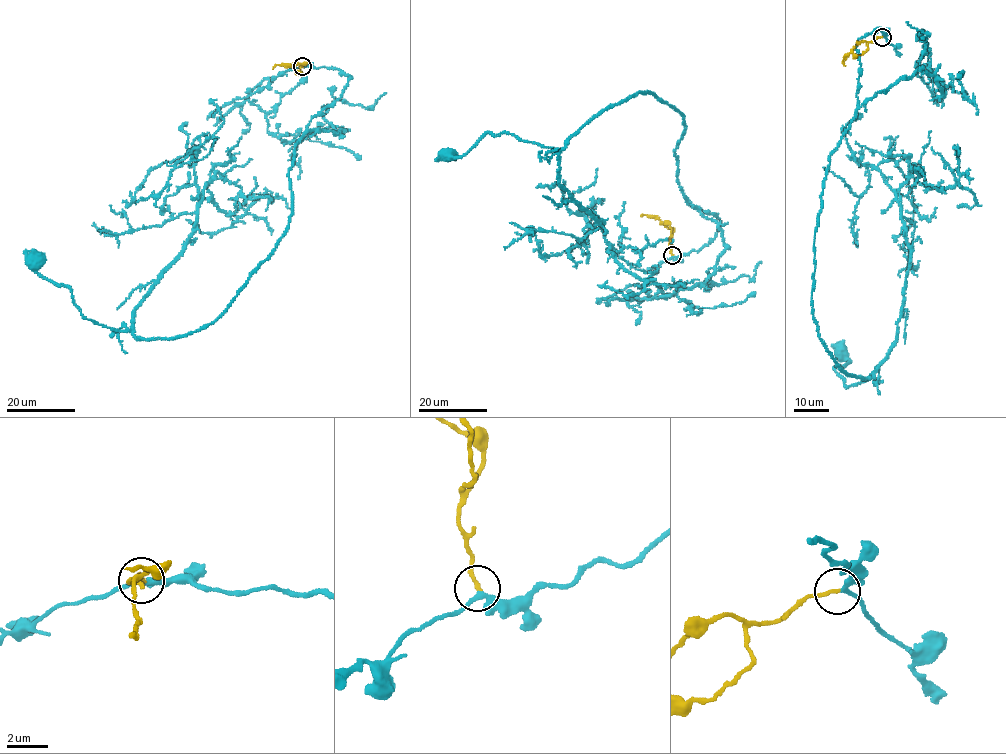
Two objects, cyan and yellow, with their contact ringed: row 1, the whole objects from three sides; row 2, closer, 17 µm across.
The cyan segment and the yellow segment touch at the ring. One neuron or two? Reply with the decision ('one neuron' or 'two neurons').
one neuron

